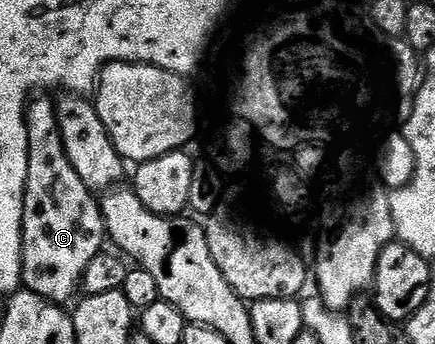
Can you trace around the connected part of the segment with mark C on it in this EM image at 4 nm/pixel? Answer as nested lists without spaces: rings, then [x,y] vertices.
[[[28,110],[25,130],[27,180],[23,193],[22,286],[42,299],[63,305],[74,291],[80,290],[89,261],[104,250],[103,213],[91,188],[81,181],[63,152],[54,110]]]

